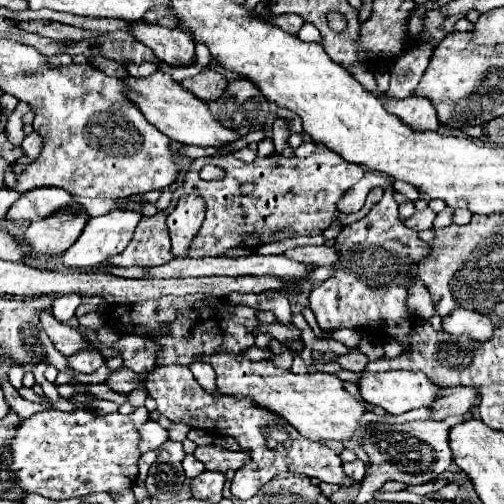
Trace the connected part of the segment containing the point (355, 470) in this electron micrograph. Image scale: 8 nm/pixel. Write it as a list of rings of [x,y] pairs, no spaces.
[[[353,460],[353,462],[345,462],[343,466],[345,466],[345,474],[347,474],[349,478],[353,478],[353,480],[357,480],[357,482],[363,480],[363,476],[365,476],[365,462]]]

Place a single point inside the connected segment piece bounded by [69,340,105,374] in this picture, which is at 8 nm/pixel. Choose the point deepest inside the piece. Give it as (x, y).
(88, 361)

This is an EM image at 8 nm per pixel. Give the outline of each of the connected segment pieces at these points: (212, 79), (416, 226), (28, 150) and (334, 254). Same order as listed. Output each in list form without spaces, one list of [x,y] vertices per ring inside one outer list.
[[[203,70],[193,78],[187,78],[181,82],[181,86],[189,92],[193,92],[199,100],[211,102],[217,100],[225,88],[227,88],[227,78],[215,70]]]
[[[427,208],[423,212],[415,212],[411,218],[405,220],[405,224],[409,228],[413,228],[415,232],[421,232],[421,230],[431,230],[433,228],[433,220],[435,220],[435,212],[431,208]]]
[[[31,132],[29,136],[25,136],[25,140],[23,140],[21,148],[25,150],[25,154],[27,154],[29,158],[33,158],[33,160],[35,160],[35,158],[39,156],[41,148],[43,148],[43,140],[41,140],[41,136],[39,136],[37,132]]]
[[[301,246],[301,248],[293,248],[289,252],[285,252],[285,256],[299,260],[299,262],[309,262],[315,266],[327,266],[327,264],[335,264],[335,260],[339,258],[339,252],[335,246]]]

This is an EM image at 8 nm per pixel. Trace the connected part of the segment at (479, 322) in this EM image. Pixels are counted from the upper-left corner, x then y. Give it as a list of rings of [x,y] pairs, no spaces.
[[[457,308],[443,318],[443,331],[454,335],[468,335],[475,341],[484,342],[493,335],[493,322],[484,315],[465,308]]]

